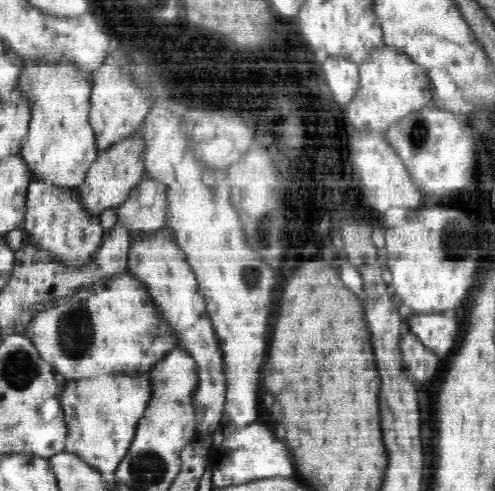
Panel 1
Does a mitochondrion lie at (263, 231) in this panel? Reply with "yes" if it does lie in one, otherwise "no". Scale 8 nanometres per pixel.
yes

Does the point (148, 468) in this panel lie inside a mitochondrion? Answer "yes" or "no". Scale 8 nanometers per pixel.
yes

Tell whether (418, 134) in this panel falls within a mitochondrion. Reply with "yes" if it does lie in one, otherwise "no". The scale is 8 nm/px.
yes

